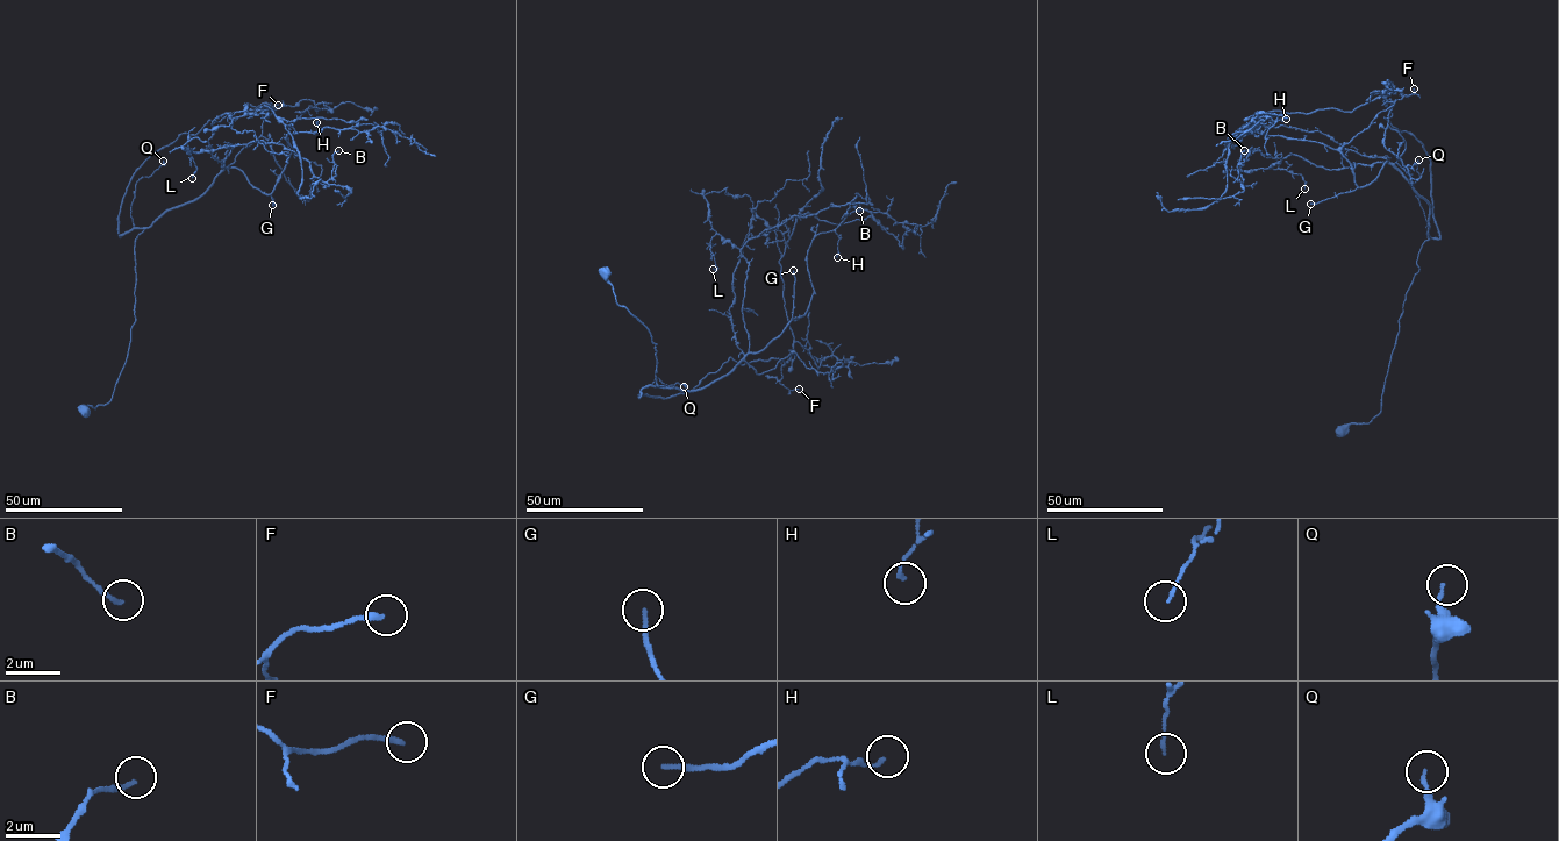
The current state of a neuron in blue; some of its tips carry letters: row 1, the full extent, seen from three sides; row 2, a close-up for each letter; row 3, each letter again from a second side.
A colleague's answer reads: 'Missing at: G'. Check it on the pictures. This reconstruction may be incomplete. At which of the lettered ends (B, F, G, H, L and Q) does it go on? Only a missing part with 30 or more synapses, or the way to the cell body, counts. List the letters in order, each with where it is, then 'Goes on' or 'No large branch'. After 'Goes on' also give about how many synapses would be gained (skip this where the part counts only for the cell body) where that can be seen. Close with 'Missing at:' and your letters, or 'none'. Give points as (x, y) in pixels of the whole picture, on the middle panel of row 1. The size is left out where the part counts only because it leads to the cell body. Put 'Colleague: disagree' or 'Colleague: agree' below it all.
B: Place: (859, 211). No large branch
F: Place: (799, 389). No large branch
G: Place: (793, 270). Goes on. Roughly 70 synapses
H: Place: (837, 257). No large branch
L: Place: (713, 269). No large branch
Q: Place: (684, 386). No large branch
Missing at: G
Colleague: agree

